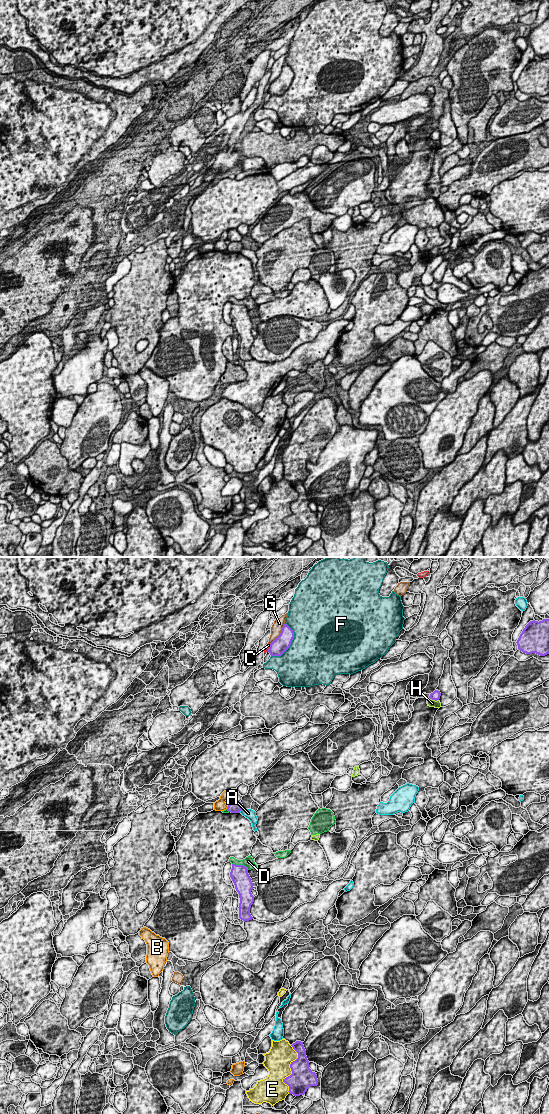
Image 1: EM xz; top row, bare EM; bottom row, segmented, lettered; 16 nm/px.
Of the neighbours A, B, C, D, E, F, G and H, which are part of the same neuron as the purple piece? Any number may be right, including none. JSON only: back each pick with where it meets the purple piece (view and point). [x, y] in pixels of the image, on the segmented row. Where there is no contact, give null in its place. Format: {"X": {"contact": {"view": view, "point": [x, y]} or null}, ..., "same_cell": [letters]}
{"same_cell": []}

